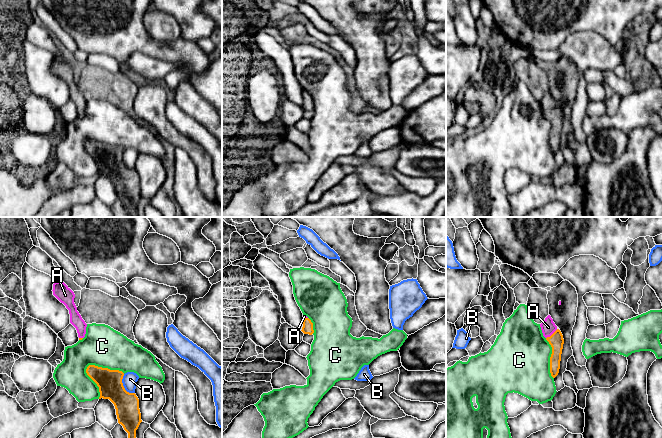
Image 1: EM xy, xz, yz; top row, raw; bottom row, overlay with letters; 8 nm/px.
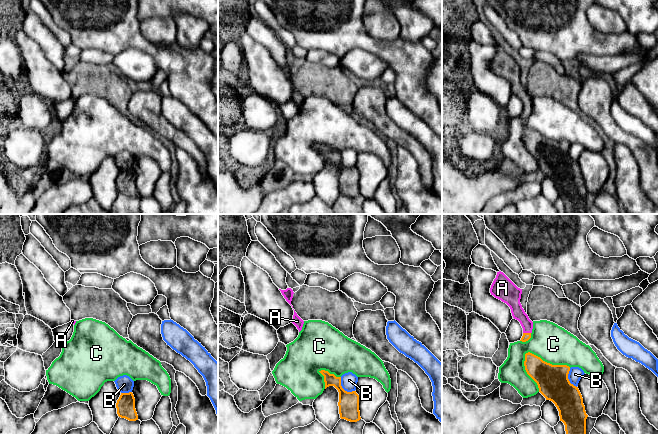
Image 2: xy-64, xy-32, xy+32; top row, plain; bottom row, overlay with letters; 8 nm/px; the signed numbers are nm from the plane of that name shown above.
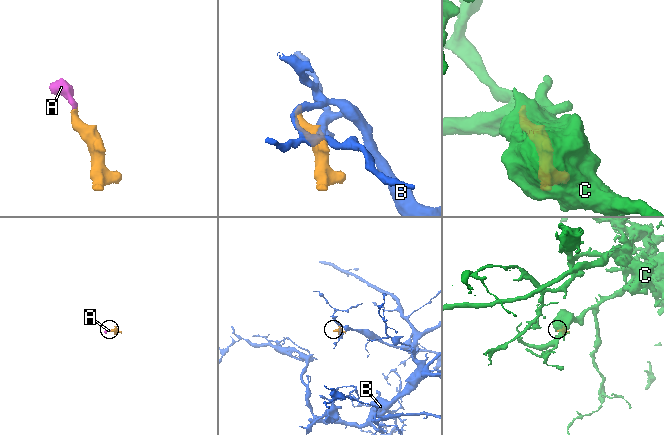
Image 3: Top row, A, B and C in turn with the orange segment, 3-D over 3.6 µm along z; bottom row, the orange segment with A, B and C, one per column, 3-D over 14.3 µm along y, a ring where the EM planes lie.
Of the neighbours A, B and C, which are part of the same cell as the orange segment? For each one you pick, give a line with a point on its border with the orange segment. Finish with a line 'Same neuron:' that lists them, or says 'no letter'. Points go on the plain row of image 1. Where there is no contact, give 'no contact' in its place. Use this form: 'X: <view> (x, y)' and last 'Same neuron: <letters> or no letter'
A: yz (552, 110)
Same neuron: A

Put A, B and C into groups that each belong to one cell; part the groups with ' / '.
A / B / C

